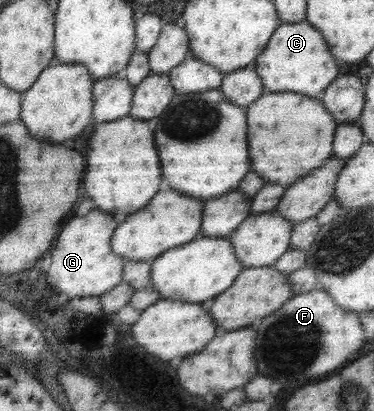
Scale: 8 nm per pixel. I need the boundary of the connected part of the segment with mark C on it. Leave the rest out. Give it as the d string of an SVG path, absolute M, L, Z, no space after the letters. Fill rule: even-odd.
M308 21L281 23L252 66L263 82L265 93L296 93L320 98L318 94L340 75L338 63L328 49L324 36Z

